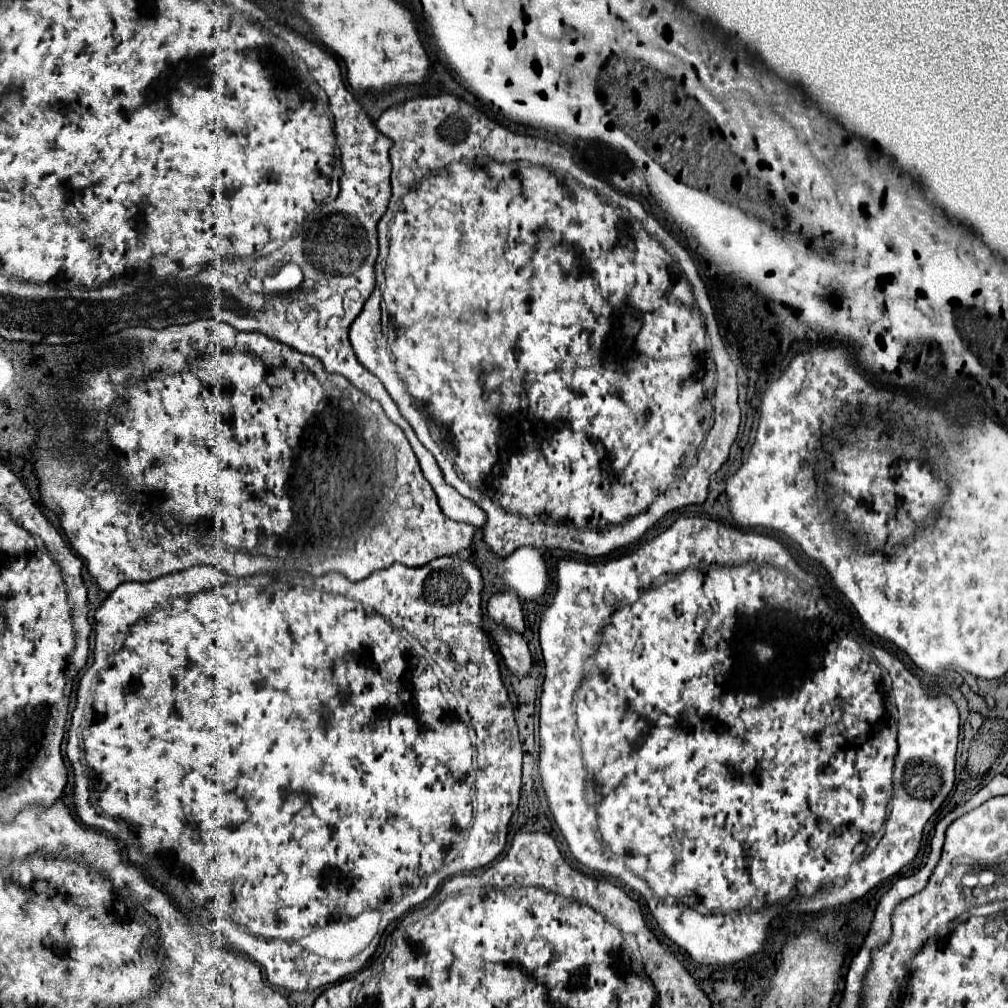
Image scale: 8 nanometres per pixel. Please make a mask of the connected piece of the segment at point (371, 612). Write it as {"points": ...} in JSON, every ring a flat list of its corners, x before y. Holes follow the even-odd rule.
{"points":[[449,555,449,557,439,557,415,569,403,567,403,565,391,565,387,569,375,571,371,573,371,577,367,577,367,611,363,611,363,607,359,607,355,599,343,599,343,595,331,595,331,591,319,591,319,587,303,589,303,585,311,585,311,575,305,575,299,571,291,571,285,575,283,573,255,575,255,585,253,585,253,577,249,581,233,579,233,577,221,575,221,571,217,571,215,567,203,567,203,565,179,571,175,575,159,577,157,581,121,583,95,613,95,661,87,669,87,673,81,677,79,691,77,691,77,709,73,711,73,725,71,725,69,741,65,747,67,759,75,773,75,809,77,809,79,819,87,827,103,829,111,833,117,841,121,841,129,853,129,859,137,865,141,863,153,875,153,879,159,881,163,887,171,885,177,891,189,893,199,907,207,909,209,915,227,917,221,929,225,943,233,945,235,949,239,949,241,953,257,961,259,967,263,967,267,981,287,991,313,991,317,987,337,983,339,979,343,979,349,973,359,971,367,963,367,959,377,949,380,935,375,935,369,947,365,945,357,949,355,937,351,937,355,929,353,917,361,915,363,911,381,911,381,933,383,933,383,929,393,919,401,917,409,907,428,900,443,879,451,875,467,873,467,871,477,871,489,865,505,847,507,825,509,825,513,811,517,809,519,791,522,787,522,744,519,741,515,719,513,719,513,705,501,681,499,665,497,665,497,659,491,649,491,641,489,641,489,635,483,623,483,611,481,611,483,579,481,579,479,567,473,561,461,555],[427,617,431,625,435,623,441,625,437,637,451,637,451,639,457,639,457,643,471,653,485,653,485,671,481,671,483,665,479,663,477,665,479,675,469,677,465,683,461,683,461,689,459,689,463,695,469,695,469,701,471,701,469,715,471,715,471,723,477,735,475,747,477,747,479,769,477,769,477,781,475,781,477,813,475,813,473,825,471,825,471,819,473,819,471,739,467,733,455,735,455,721,457,721,455,719,455,695,435,675,419,673,421,659,419,659,419,653,409,643,411,637,425,639],[129,627,131,631,127,633,123,647,113,655,113,661,107,667,107,655,115,651,115,637],[365,645,369,645,369,651,371,651,369,661,351,663,349,659,353,655,351,653,347,655,347,651,353,651,357,655,361,649,365,649],[87,699,91,699,93,717,81,731],[465,753,469,755,467,767,465,767,465,757,463,757],[157,853,161,853,161,857,173,855,175,859,173,867,167,865,165,859,161,859,161,863,149,861,151,857,159,857]]}

